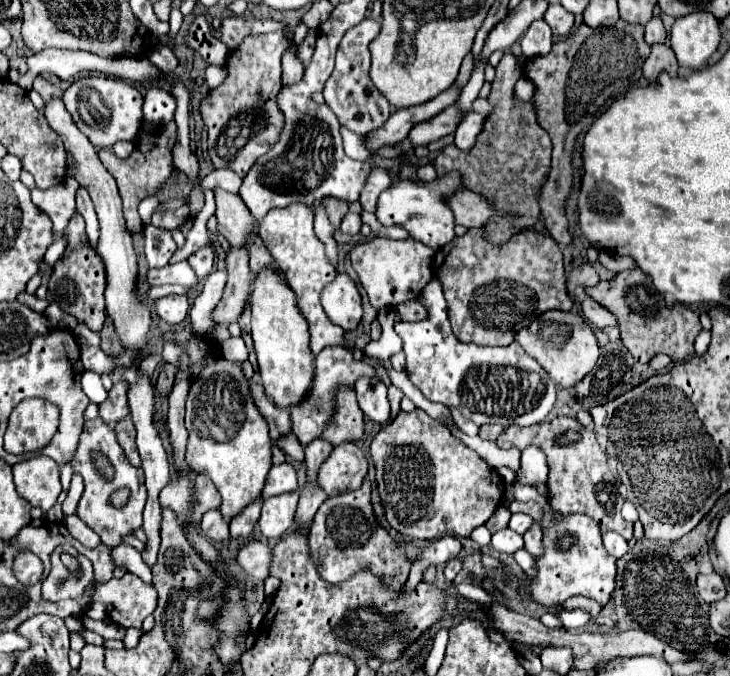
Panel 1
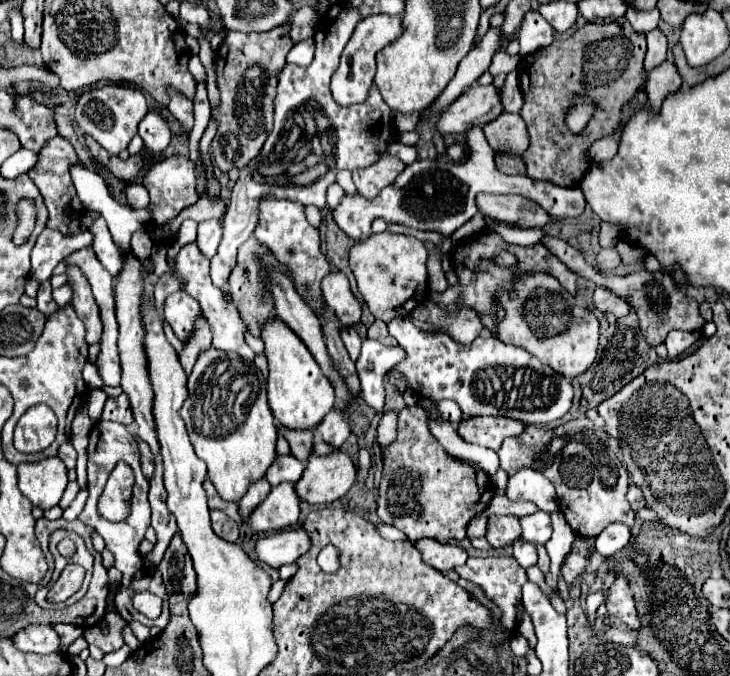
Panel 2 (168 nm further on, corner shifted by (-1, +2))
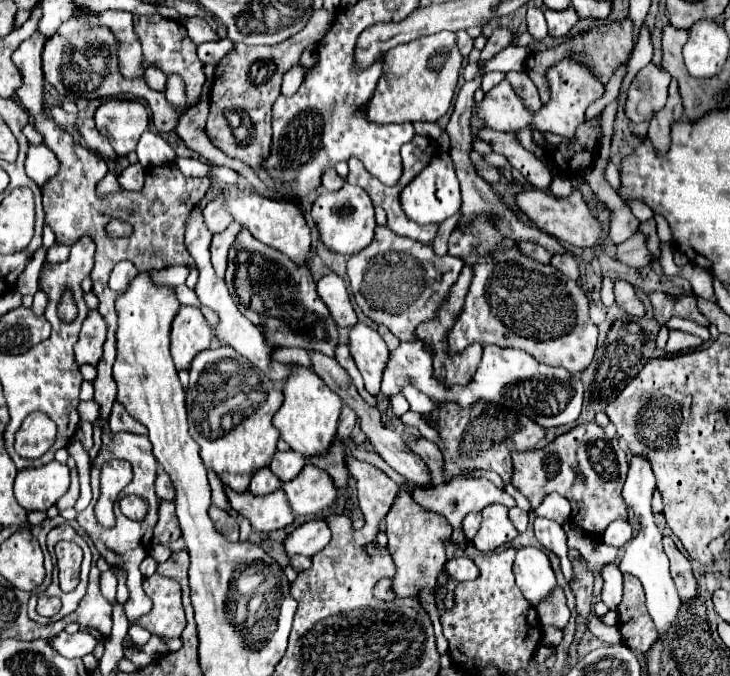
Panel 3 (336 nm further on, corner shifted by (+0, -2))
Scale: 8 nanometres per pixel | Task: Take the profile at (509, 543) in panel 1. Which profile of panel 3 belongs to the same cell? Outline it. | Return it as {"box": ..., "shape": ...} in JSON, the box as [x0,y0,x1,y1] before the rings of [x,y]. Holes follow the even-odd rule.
{"box":[513,547,557,605],"shape":[[[521,547],[517,551],[513,573],[519,589],[531,605],[539,605],[539,601],[557,585],[551,563],[539,547]]]}

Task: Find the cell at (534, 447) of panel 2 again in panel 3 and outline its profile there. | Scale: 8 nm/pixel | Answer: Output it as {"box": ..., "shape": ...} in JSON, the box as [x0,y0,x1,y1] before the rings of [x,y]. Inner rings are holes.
{"box":[511,423,629,537],"shape":[[[597,423],[577,425],[555,437],[555,441],[543,449],[513,451],[511,457],[515,467],[511,483],[529,499],[533,509],[545,495],[557,491],[571,503],[569,521],[595,537],[603,535],[609,523],[627,519],[627,505],[621,497],[621,487],[629,465],[623,455],[615,453],[615,447],[605,439],[605,433]]]}

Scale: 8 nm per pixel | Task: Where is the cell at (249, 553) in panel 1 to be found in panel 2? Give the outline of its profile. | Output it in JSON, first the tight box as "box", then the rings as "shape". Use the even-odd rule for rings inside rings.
{"box":[256,529,310,569],"shape":[[[288,529],[280,533],[270,533],[256,543],[258,557],[270,567],[278,569],[288,563],[296,563],[310,549],[310,535],[306,529]]]}

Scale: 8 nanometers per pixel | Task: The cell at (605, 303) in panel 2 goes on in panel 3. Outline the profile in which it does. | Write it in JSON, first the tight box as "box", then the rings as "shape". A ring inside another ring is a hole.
{"box":[613,281,645,317],"shape":[[[617,281],[615,287],[613,287],[613,293],[615,293],[615,303],[629,315],[633,317],[643,317],[645,309],[643,309],[643,303],[637,299],[635,295],[635,289],[627,283],[627,281]]]}

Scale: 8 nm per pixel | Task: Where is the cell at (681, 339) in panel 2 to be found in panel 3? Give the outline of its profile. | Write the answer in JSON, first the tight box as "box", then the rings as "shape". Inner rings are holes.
{"box":[665,329,703,355],"shape":[[[671,329],[671,331],[669,331],[669,341],[667,341],[665,353],[667,353],[667,355],[681,353],[681,351],[687,351],[687,349],[695,349],[695,347],[699,347],[701,343],[703,343],[701,337],[695,337],[695,335],[691,335],[691,333],[685,333],[685,331],[679,331],[679,329]]]}

